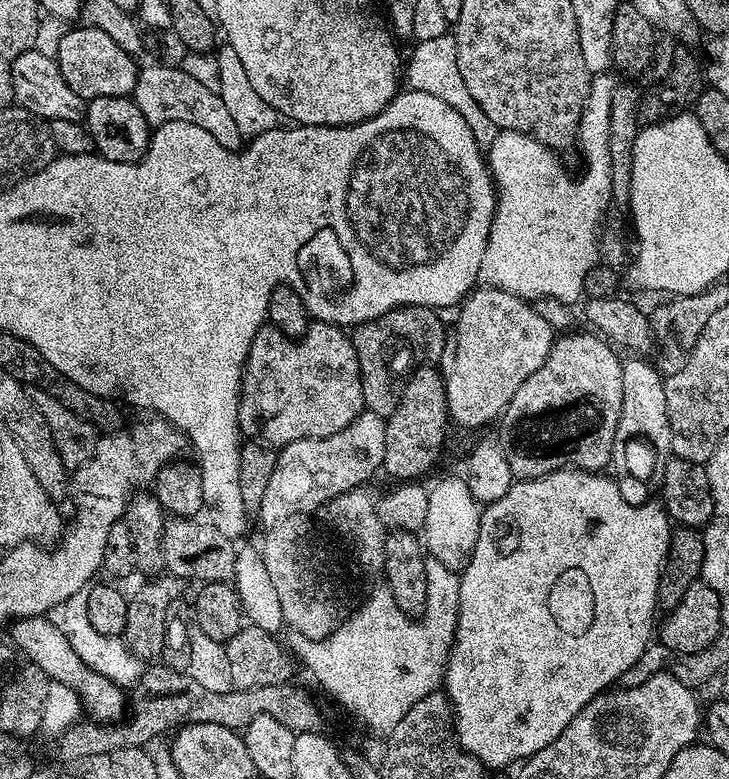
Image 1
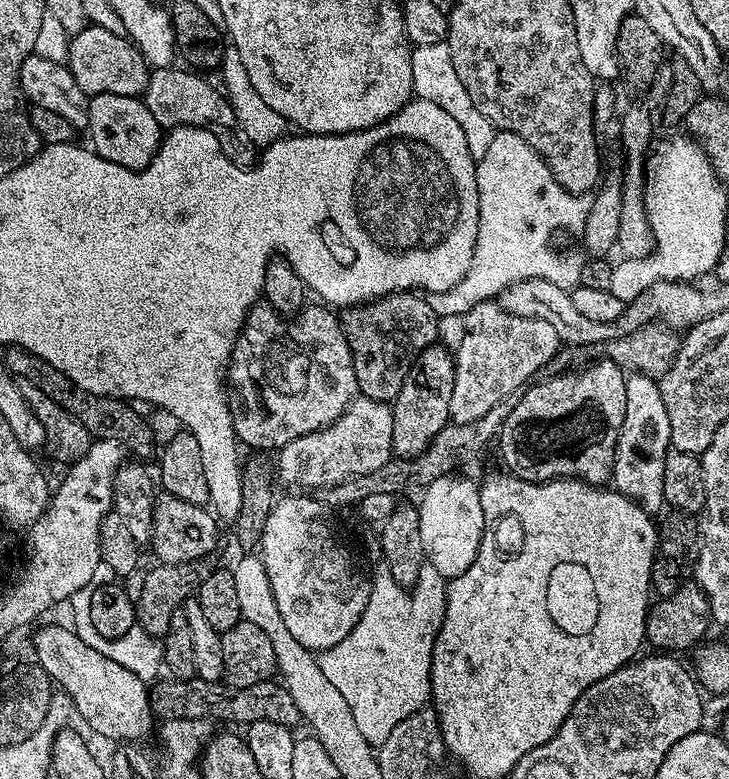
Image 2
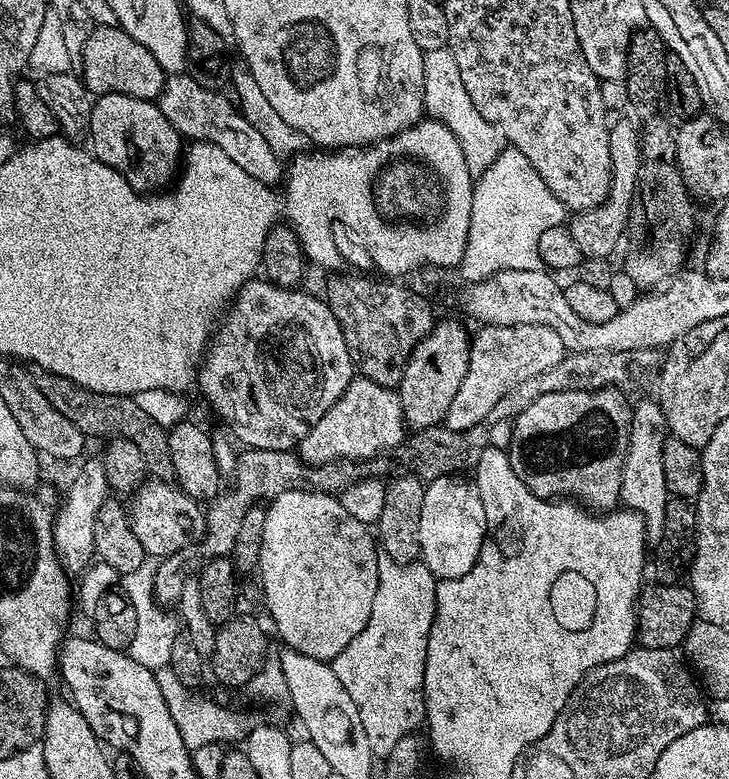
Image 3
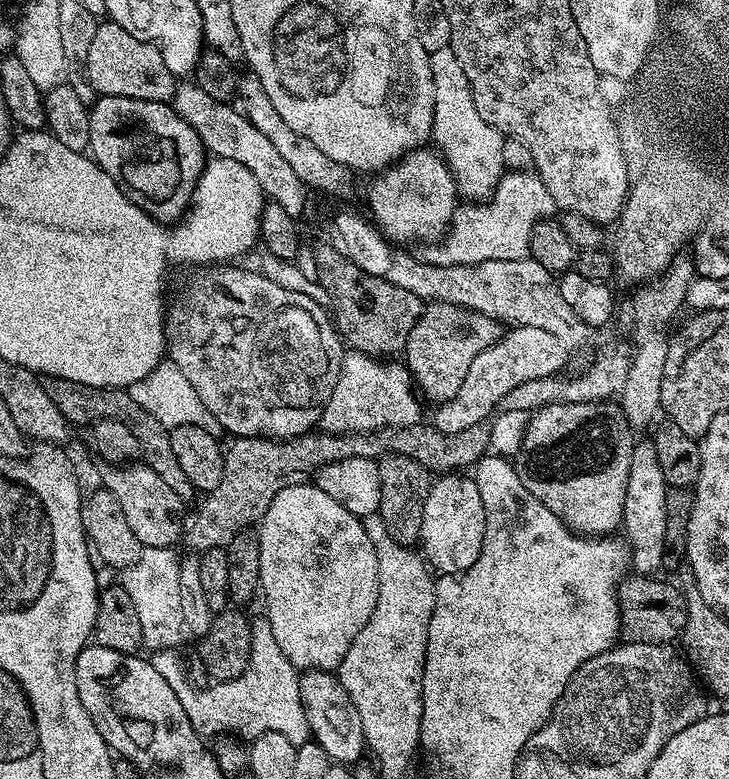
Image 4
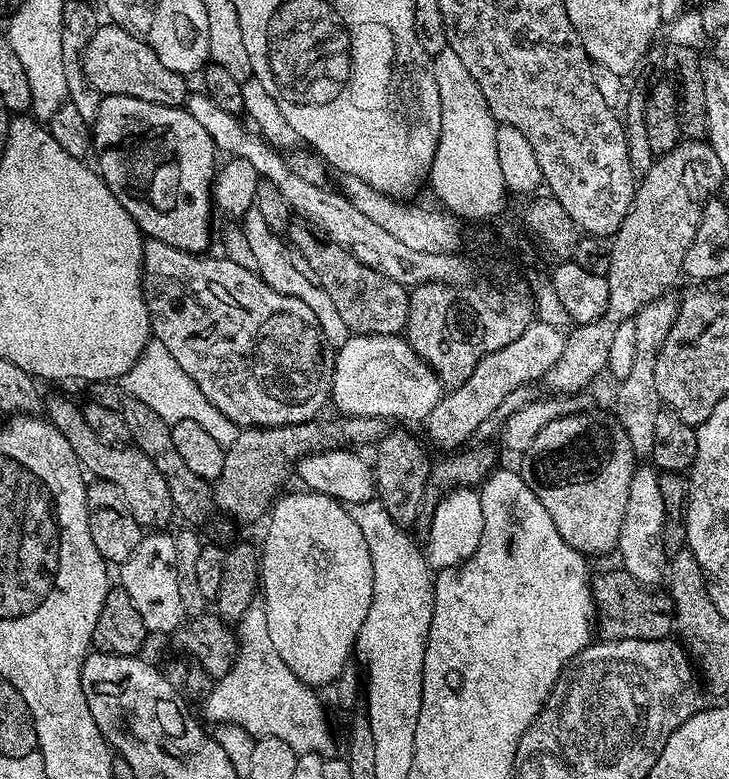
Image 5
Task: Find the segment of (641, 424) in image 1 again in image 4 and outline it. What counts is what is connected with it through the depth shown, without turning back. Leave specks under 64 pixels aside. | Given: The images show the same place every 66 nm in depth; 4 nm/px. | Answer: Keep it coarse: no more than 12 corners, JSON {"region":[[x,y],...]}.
{"region":[[655,443],[630,454],[622,532],[631,567],[664,568],[668,483]]}

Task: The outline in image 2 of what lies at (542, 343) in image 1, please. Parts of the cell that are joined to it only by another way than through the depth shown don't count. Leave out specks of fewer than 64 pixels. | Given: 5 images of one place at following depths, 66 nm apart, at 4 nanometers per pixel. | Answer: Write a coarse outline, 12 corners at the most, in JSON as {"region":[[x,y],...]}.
{"region":[[481,300],[454,348],[449,421],[516,396],[560,351],[538,318]]}

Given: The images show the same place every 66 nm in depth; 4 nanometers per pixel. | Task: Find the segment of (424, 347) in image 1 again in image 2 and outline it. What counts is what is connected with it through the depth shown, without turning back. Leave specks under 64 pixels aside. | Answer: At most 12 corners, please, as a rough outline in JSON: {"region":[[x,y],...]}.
{"region":[[415,291],[343,309],[359,395],[396,399],[437,343]]}

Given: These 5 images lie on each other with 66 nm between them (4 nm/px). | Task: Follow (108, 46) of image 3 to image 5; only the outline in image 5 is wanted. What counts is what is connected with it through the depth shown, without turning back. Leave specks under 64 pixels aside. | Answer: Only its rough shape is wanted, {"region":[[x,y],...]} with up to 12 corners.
{"region":[[101,23],[84,77],[101,97],[171,108],[190,95],[146,42]]}

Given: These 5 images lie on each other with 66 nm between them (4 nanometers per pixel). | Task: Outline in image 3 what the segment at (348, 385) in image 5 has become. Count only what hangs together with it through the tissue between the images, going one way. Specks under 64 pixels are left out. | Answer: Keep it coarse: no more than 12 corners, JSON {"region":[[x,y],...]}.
{"region":[[357,375],[298,445],[309,466],[405,443],[400,393]]}

